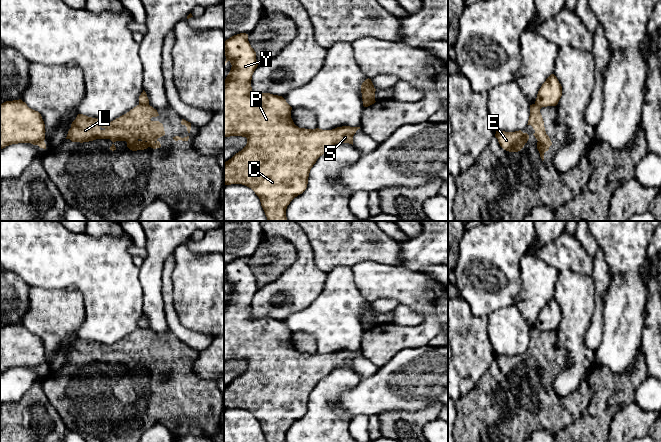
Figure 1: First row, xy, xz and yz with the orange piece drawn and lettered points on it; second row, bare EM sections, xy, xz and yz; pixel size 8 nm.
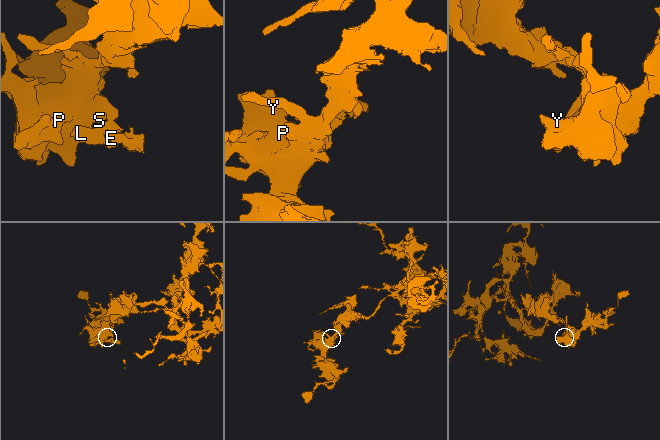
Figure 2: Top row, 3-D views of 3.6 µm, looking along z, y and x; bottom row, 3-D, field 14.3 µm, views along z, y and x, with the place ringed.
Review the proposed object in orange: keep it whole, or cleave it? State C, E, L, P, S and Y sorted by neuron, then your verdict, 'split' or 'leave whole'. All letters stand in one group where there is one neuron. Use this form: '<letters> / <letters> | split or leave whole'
C P S Y / E L | split

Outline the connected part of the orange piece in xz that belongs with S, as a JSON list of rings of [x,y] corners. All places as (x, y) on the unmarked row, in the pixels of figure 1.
[[[240,257],[227,263],[224,278],[226,280],[224,289],[228,285],[232,289],[224,305],[224,362],[230,360],[247,362],[246,370],[224,387],[224,408],[242,408],[251,412],[259,421],[267,442],[287,442],[287,430],[306,414],[310,394],[317,383],[335,368],[353,369],[353,360],[360,351],[342,350],[332,354],[299,352],[291,342],[292,331],[282,320],[252,315],[252,299],[258,287],[256,276],[248,265],[248,258]]]

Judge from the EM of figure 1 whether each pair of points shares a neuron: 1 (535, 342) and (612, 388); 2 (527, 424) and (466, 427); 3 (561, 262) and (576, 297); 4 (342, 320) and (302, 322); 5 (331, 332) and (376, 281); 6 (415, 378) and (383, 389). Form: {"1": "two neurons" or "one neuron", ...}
{"1": "two neurons", "2": "one neuron", "3": "two neurons", "4": "one neuron", "5": "two neurons", "6": "one neuron"}

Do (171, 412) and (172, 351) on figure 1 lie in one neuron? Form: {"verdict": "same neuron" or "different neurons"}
{"verdict": "same neuron"}

